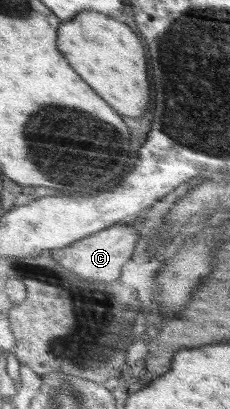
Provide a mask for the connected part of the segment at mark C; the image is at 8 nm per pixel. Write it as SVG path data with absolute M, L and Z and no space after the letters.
M124 222L89 235L88 238L81 239L80 242L75 242L65 249L50 251L50 254L53 261L57 261L61 267L72 271L84 280L93 281L93 283L109 283L120 279L121 267L131 260L137 241L139 241L137 229L131 222Z

